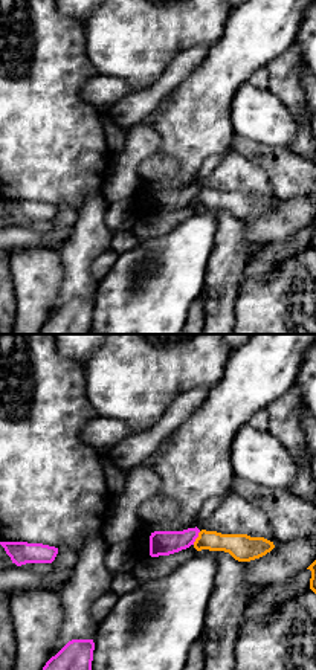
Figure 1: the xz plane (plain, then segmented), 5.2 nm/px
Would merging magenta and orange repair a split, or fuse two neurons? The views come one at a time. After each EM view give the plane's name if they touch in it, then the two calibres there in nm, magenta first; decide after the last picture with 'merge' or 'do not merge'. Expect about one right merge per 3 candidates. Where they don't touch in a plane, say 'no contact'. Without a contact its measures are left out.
meets magenta in xz; 130 nm thick on the magenta side, 140 nm on the other

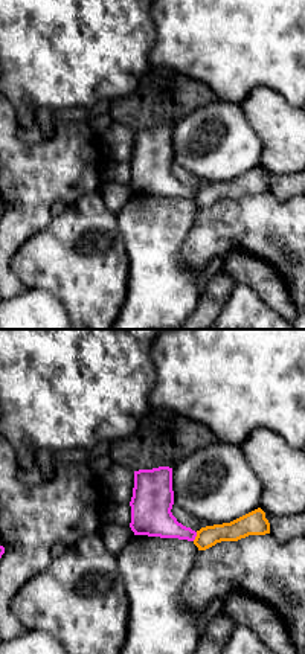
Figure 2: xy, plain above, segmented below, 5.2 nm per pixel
meets magenta in xy; 200 nm thick on the magenta side, 110 nm on the other

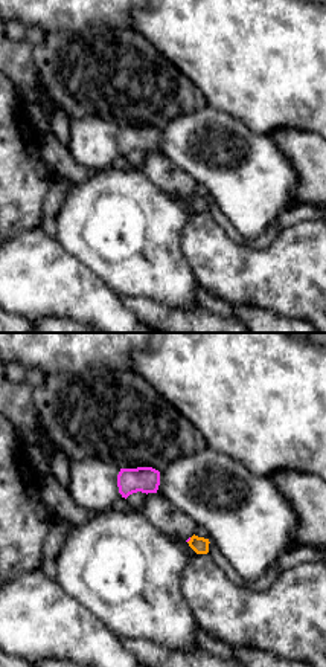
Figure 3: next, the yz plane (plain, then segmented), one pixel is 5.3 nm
meets magenta in yz; 20 nm thick on the magenta side, 90 nm on the other

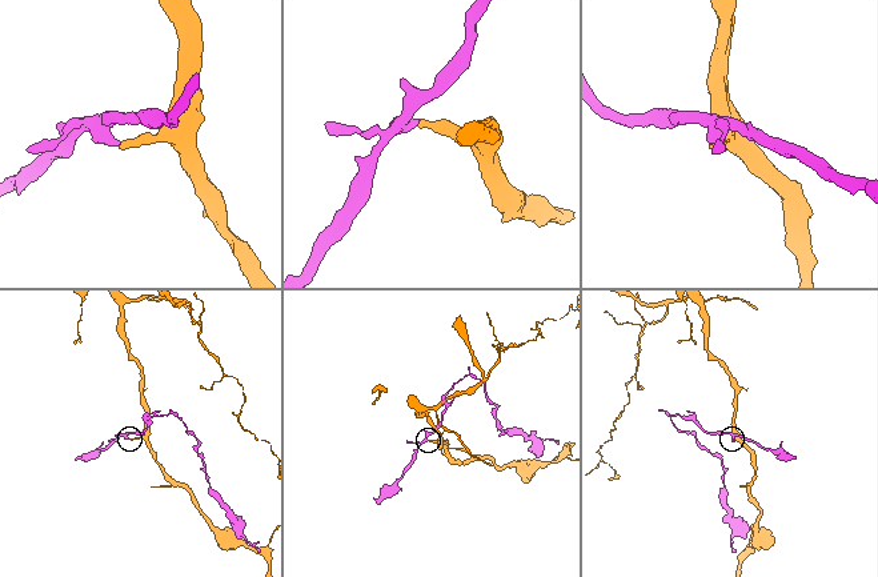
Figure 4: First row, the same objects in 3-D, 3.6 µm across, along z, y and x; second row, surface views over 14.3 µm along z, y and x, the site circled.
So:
do not merge

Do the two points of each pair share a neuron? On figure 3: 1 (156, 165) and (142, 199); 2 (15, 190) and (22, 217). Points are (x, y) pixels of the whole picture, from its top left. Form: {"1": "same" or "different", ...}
{"1": "different", "2": "same"}

